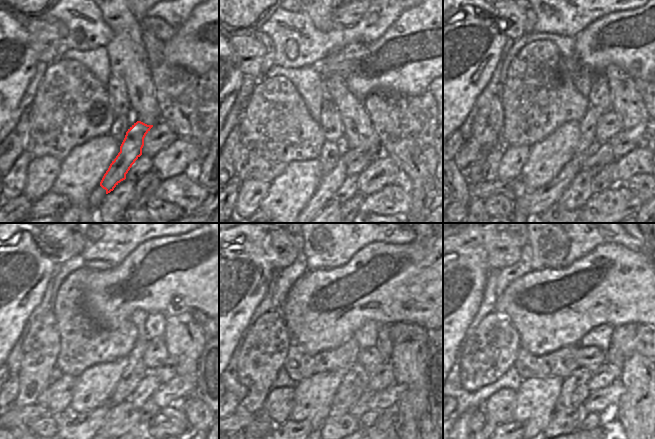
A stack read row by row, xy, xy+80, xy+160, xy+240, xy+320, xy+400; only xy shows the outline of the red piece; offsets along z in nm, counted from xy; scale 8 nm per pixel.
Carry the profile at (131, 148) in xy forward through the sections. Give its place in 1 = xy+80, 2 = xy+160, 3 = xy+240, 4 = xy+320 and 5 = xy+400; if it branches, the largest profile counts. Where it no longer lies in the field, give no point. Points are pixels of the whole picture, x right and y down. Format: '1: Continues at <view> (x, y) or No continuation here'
1: Continues at xy+80 (366, 141)
2: Continues at xy+160 (535, 202)
3: Continues at xy+240 (86, 426)
4: Continues at xy+320 (308, 426)
5: Continues at xy+400 (507, 426)

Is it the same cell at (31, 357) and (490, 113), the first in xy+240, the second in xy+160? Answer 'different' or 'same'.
same

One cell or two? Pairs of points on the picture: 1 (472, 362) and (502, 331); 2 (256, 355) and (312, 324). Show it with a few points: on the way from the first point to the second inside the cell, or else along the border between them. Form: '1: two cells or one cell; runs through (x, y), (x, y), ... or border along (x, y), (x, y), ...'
1: one cell; runs through (480, 354), (494, 339)
2: two cells; border along (279, 313), (290, 334)

